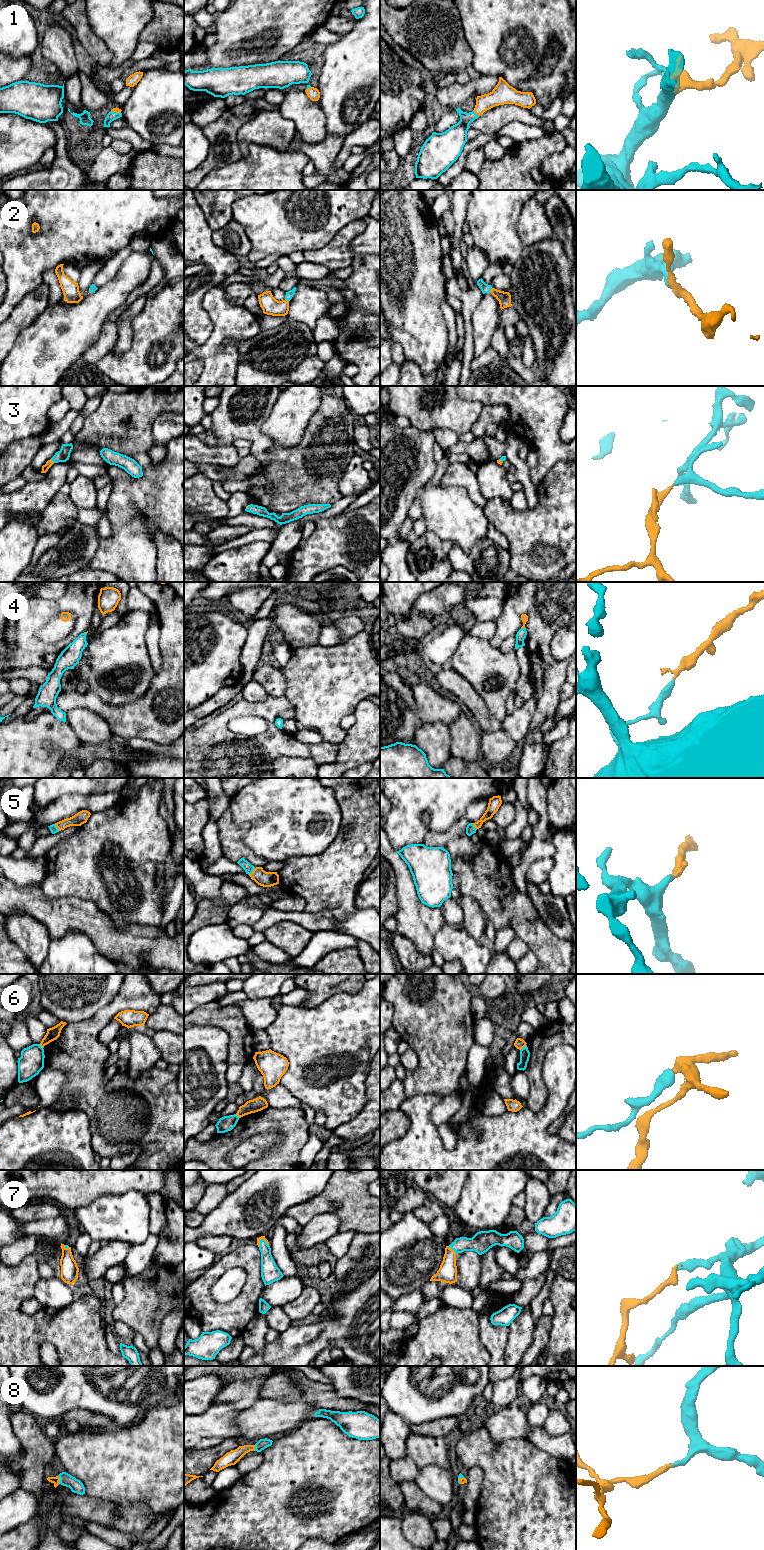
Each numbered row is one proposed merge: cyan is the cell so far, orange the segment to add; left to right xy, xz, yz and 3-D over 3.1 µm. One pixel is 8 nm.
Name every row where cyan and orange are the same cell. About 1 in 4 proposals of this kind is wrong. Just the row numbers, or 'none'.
1, 2, 3, 4, 5, 7, 8

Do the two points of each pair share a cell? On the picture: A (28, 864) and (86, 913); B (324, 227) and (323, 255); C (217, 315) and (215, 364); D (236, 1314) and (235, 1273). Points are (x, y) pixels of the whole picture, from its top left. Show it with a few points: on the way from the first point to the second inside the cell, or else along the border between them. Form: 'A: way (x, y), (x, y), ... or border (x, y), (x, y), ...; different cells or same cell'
A: border (15, 883), (38, 886); different cells
B: border (340, 230), (325, 245), (303, 252); different cells
C: way (218, 327), (218, 336), (214, 343), (213, 352); same cell
D: border (245, 1274), (246, 1281), (233, 1299), (213, 1299); different cells

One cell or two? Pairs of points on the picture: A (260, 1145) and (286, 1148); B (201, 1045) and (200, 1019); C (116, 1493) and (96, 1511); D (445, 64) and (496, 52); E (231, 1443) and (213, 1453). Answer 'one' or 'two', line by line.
A: two
B: two
C: two
D: two
E: one

